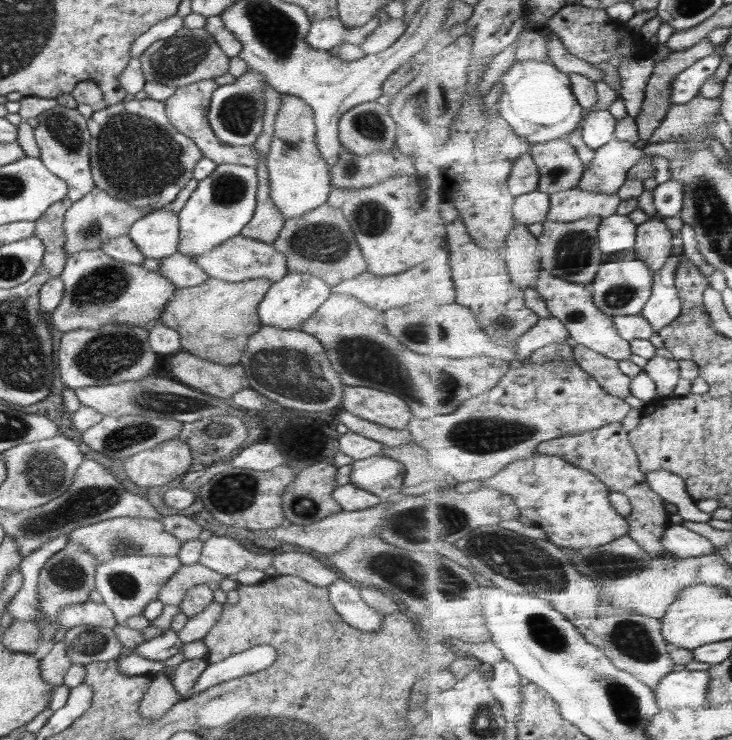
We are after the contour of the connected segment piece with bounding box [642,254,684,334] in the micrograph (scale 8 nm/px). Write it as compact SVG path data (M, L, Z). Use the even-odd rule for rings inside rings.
M675 254L667 266L656 274L653 297L643 310L646 320L654 325L654 331L660 334L662 329L677 320L683 311L684 302L677 286L677 271L680 258Z

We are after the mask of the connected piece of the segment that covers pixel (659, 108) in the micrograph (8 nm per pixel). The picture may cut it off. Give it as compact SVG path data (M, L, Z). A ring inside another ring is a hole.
M704 38L702 42L698 42L696 46L684 51L674 51L670 54L668 60L662 60L657 62L656 72L652 76L652 80L649 82L648 96L644 104L644 110L637 118L638 128L641 133L641 144L644 145L650 142L654 134L659 130L664 118L668 116L670 108L674 105L672 101L672 84L674 80L682 74L688 68L694 66L698 61L706 58L709 54L714 55L716 52L716 46L708 38Z

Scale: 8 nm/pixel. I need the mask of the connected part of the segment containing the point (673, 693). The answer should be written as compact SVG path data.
M679 667L656 689L660 709L706 707L712 684L713 676L709 674L709 671Z

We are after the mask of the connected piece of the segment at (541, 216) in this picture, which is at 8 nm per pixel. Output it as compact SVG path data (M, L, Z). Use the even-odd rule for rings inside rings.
M540 189L517 197L514 206L515 219L522 224L538 224L546 222L552 211L553 201L551 196Z

